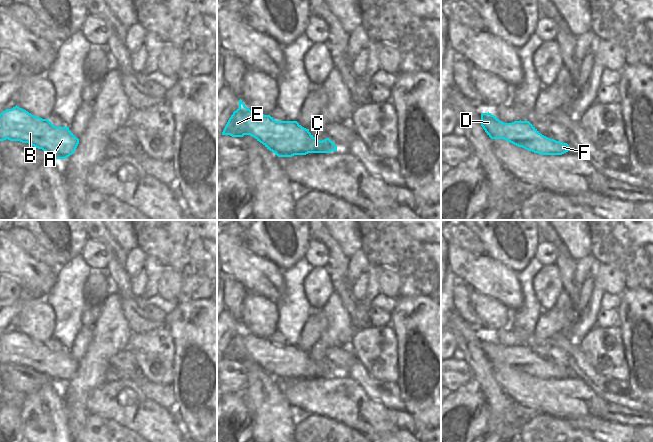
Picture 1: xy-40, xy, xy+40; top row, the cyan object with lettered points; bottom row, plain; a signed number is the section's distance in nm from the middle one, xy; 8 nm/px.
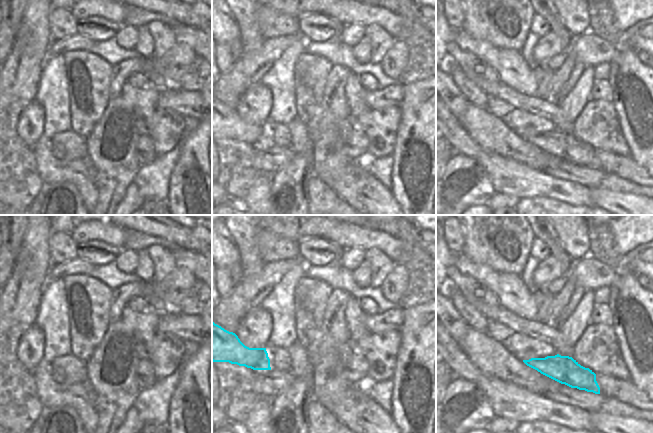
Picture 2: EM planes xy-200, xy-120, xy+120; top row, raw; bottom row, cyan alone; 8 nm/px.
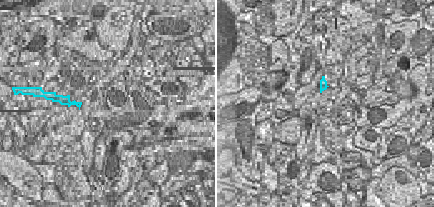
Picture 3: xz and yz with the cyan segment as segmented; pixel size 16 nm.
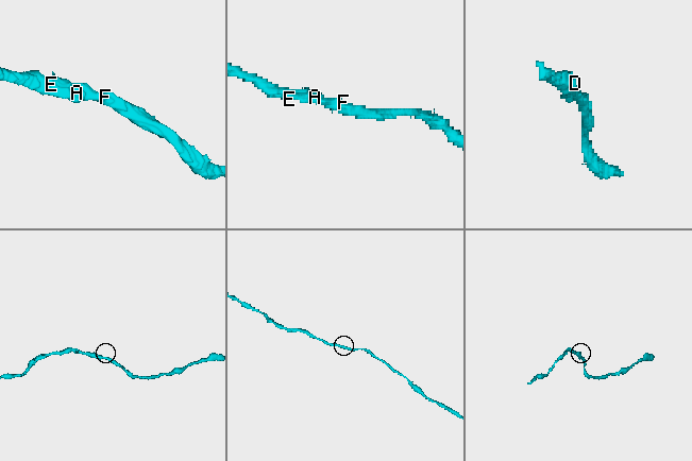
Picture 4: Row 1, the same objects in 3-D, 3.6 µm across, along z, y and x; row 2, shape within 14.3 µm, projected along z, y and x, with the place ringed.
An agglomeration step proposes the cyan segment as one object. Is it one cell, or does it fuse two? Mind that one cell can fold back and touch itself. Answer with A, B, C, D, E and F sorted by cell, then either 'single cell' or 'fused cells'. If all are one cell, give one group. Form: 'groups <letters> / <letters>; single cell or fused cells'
groups A B C D E F; single cell

